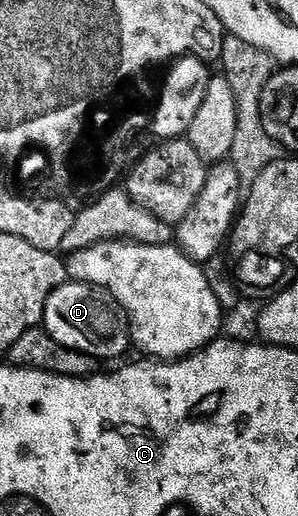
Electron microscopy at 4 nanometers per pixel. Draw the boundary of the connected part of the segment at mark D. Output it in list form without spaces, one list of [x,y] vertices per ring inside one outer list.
[[[59,284],[45,298],[42,305],[43,316],[42,328],[51,340],[64,348],[92,356],[98,362],[116,360],[119,356],[126,355],[128,348],[130,349],[130,332],[121,313],[91,284]]]

